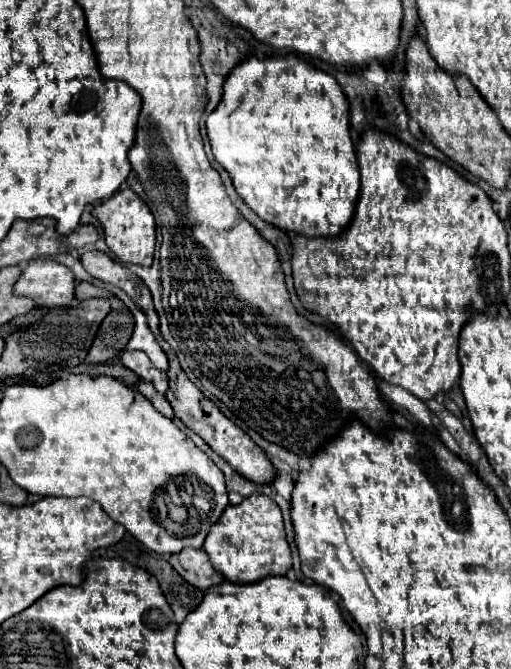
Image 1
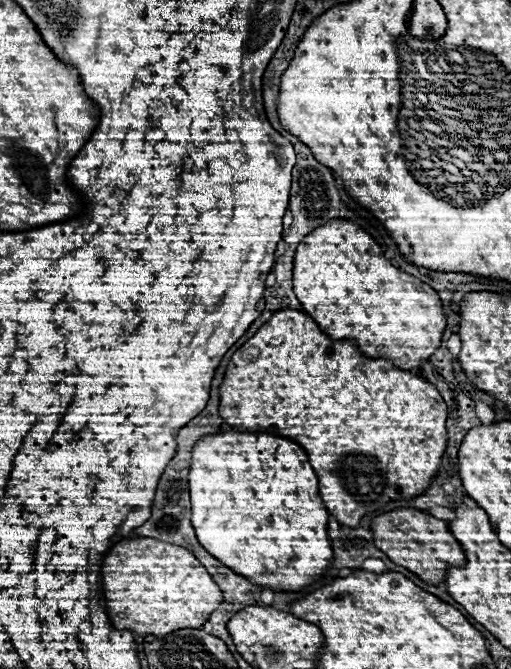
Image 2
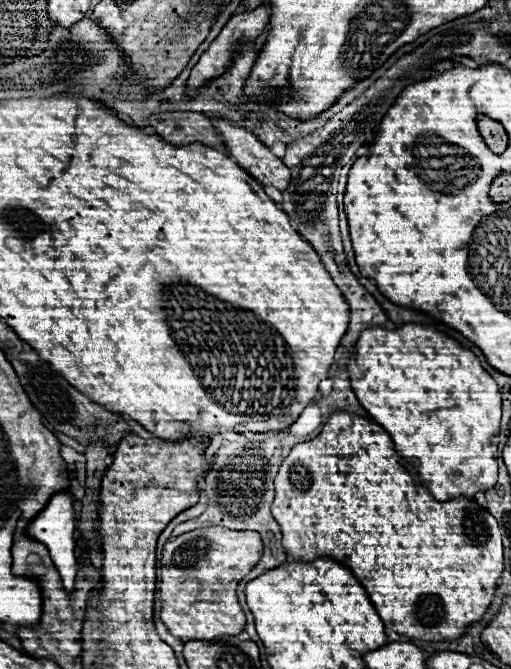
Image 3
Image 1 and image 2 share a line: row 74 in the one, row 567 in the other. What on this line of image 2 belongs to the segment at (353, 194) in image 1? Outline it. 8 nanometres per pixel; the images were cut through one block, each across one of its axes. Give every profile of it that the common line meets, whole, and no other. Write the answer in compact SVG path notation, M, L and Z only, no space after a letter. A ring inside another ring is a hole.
M220 432L206 436L192 450L188 474L192 498L192 526L198 542L224 566L272 592L300 592L322 578L332 566L328 512L318 494L318 478L306 452L292 440L270 434Z

